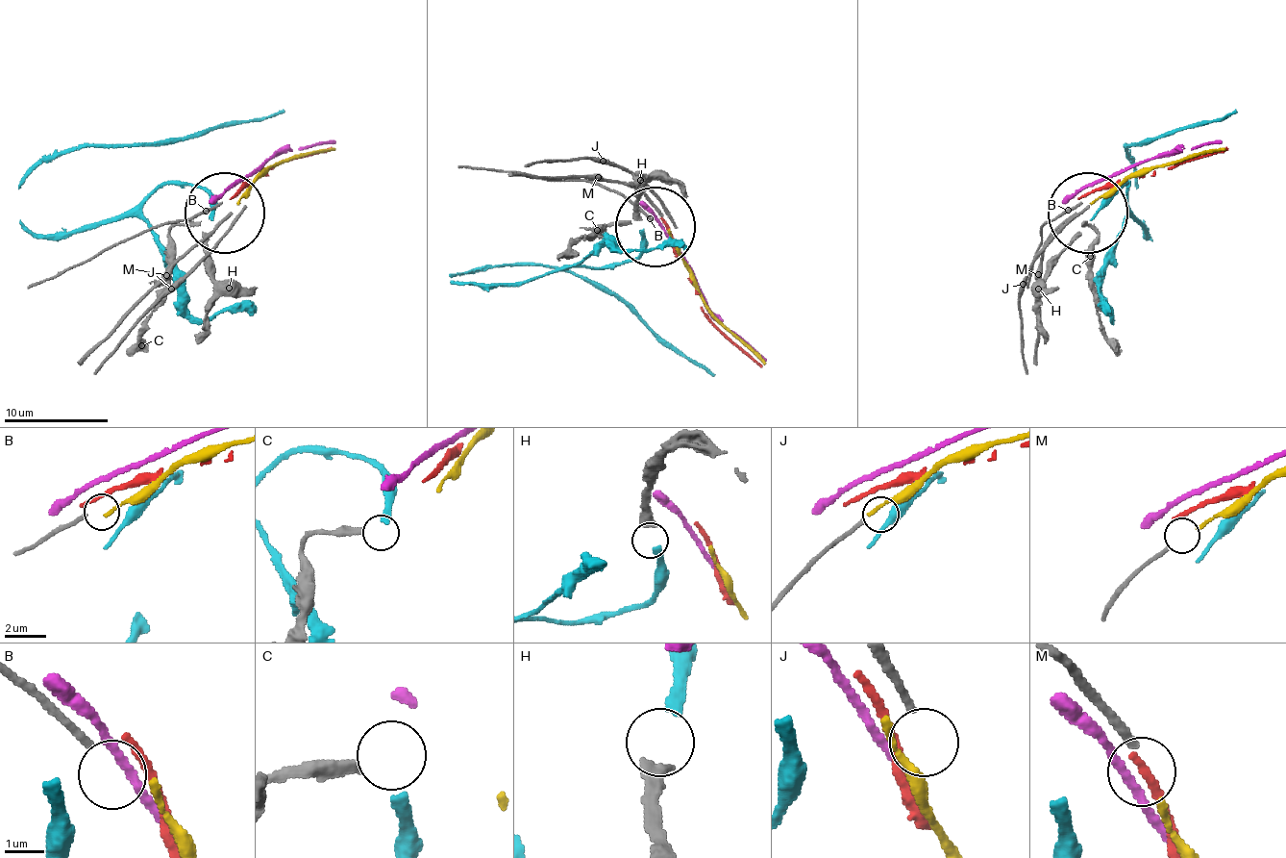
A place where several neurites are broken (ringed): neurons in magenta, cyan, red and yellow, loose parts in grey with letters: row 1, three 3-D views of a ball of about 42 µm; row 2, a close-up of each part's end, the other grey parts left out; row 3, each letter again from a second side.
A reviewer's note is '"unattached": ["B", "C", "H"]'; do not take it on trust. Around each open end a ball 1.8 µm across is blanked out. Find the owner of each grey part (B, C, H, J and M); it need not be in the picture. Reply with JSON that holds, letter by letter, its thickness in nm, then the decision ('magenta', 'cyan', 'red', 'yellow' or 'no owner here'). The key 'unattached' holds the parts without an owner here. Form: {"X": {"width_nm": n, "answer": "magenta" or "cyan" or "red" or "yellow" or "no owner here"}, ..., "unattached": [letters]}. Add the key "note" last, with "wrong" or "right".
{"B": {"width_nm": 200, "answer": "no owner here"}, "C": {"width_nm": 280, "answer": "no owner here"}, "H": {"width_nm": 400, "answer": "cyan"}, "J": {"width_nm": 190, "answer": "no owner here"}, "M": {"width_nm": 200, "answer": "yellow"}, "unattached": ["B", "C", "J"], "note": "wrong"}

